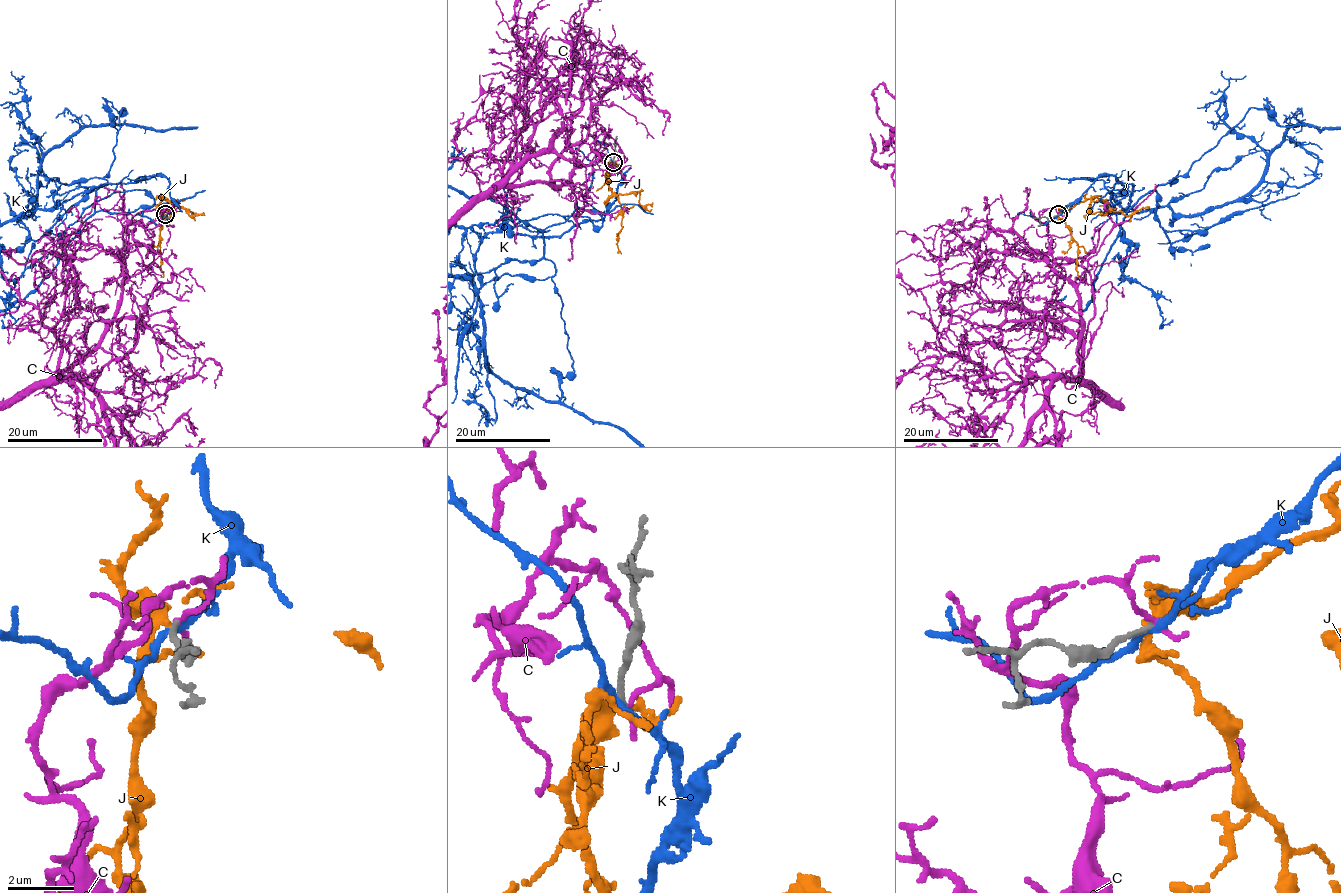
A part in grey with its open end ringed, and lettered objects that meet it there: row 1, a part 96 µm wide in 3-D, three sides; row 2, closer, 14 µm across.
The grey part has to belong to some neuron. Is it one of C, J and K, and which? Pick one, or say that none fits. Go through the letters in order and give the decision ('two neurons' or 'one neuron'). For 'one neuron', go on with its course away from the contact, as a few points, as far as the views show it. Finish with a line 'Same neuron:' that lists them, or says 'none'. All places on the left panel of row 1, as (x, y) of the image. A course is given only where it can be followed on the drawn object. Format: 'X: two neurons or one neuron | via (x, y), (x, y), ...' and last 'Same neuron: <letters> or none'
C: two neurons
J: one neuron | via (164, 215), (157, 208), (163, 199), (175, 201), (172, 216), (169, 208), (173, 206)
K: two neurons
Same neuron: J

